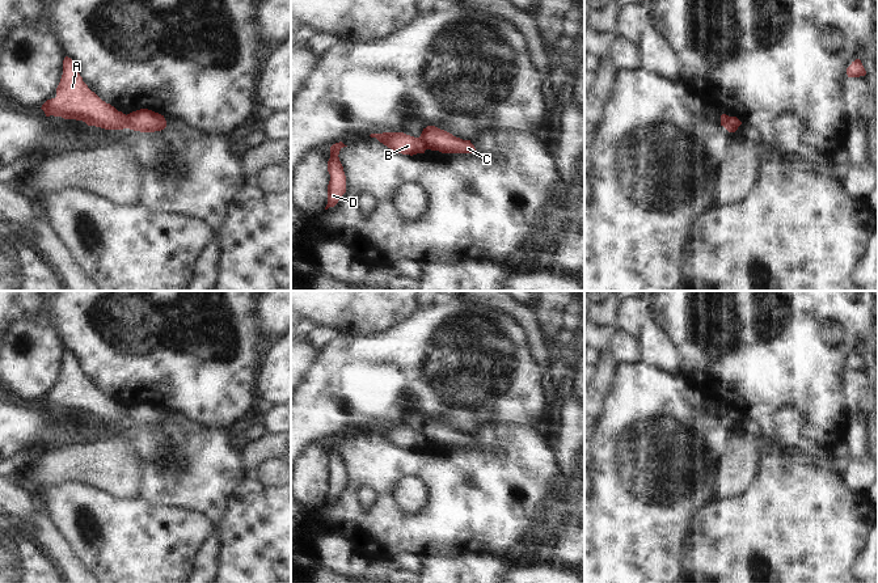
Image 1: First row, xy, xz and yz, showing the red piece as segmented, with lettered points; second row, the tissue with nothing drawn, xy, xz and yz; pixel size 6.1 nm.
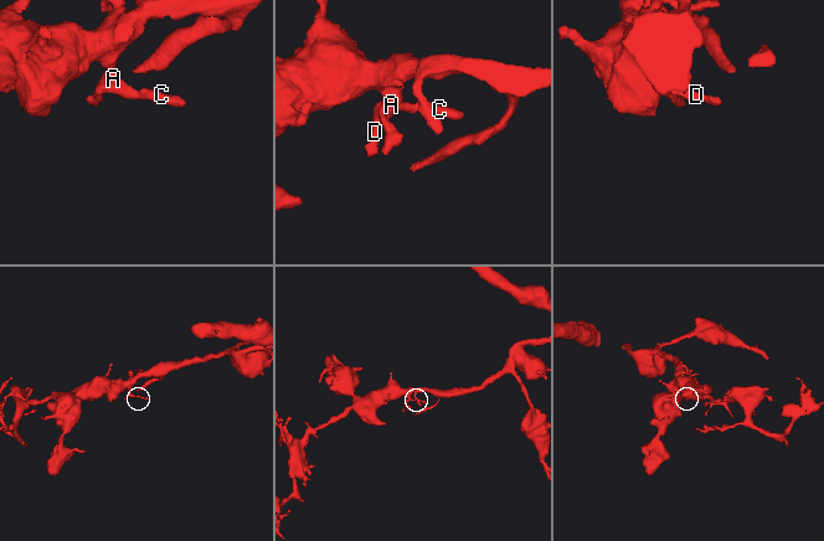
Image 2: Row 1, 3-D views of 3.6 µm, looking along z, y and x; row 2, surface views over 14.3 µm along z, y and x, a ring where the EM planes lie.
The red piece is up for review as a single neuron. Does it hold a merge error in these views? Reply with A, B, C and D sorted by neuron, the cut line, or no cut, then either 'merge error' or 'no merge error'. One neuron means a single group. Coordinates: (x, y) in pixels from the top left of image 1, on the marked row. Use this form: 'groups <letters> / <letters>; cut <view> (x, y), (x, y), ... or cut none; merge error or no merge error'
groups A B D / C; cut xy (125, 115), (129, 127); merge error

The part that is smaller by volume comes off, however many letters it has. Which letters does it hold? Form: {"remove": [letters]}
{"remove": ["C"]}

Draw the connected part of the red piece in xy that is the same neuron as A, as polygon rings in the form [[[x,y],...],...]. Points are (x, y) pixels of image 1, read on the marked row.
[[[68,56],[63,60],[63,75],[56,88],[56,97],[41,107],[46,117],[83,121],[88,126],[105,130],[128,128],[126,114],[102,101],[83,81],[77,66]]]

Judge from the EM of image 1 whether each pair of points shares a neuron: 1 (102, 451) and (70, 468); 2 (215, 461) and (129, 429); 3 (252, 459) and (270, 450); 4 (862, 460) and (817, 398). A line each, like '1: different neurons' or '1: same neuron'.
1: same neuron
2: same neuron
3: same neuron
4: different neurons

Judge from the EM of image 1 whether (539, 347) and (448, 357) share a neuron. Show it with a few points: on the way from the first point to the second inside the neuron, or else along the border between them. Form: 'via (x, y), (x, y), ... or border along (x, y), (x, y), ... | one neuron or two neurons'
border along (522, 328), (527, 333), (536, 359), (551, 374) | two neurons

